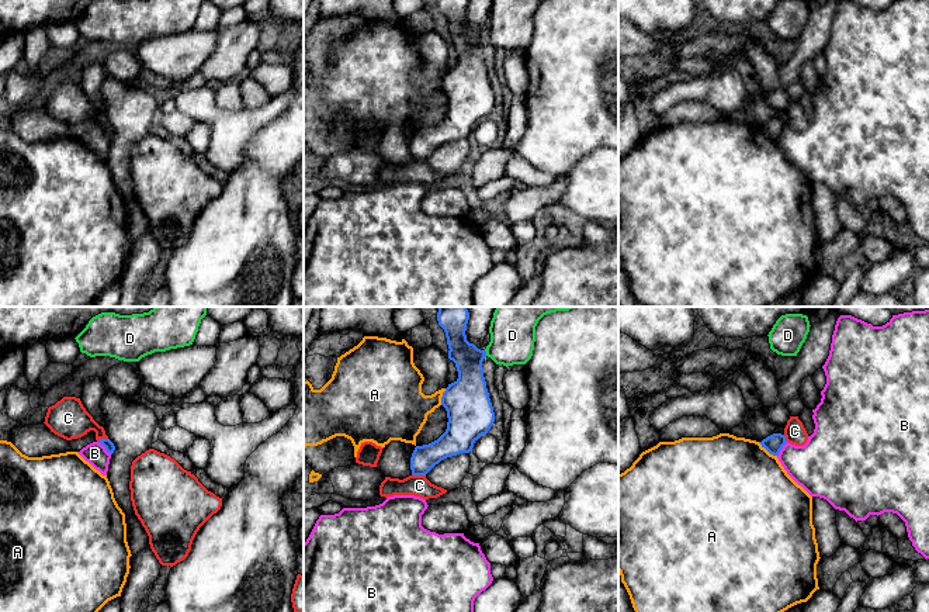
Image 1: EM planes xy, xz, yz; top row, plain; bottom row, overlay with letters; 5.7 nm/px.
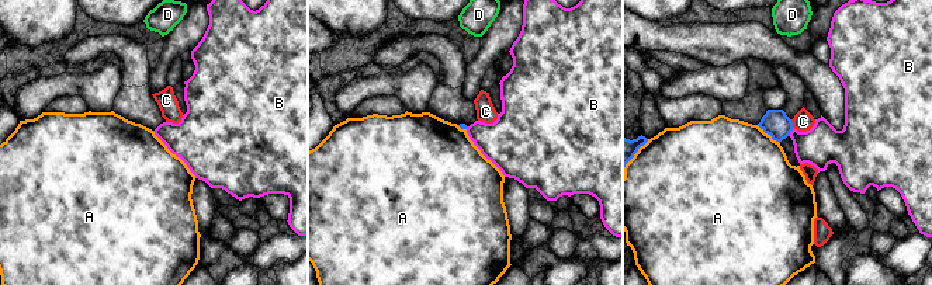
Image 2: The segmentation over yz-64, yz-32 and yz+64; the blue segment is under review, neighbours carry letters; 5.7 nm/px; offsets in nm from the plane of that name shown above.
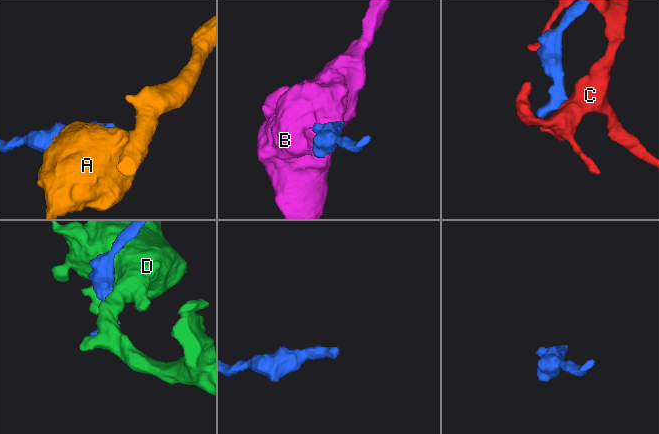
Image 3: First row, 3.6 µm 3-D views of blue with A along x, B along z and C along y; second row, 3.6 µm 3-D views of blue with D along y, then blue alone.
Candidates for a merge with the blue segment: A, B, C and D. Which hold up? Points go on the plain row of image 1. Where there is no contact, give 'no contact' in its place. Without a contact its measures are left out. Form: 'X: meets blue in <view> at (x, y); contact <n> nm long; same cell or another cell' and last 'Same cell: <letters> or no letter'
A: meets blue in yz at (768, 135); contact 140 nm long; another cell
B: meets blue in xy at (104, 131); contact 110 nm long; another cell
C: meets blue in xz at (419, 159); contact 80 nm long; another cell
D: meets blue in xz at (485, 38); contact 40 nm long; another cell
Same cell: no letter

